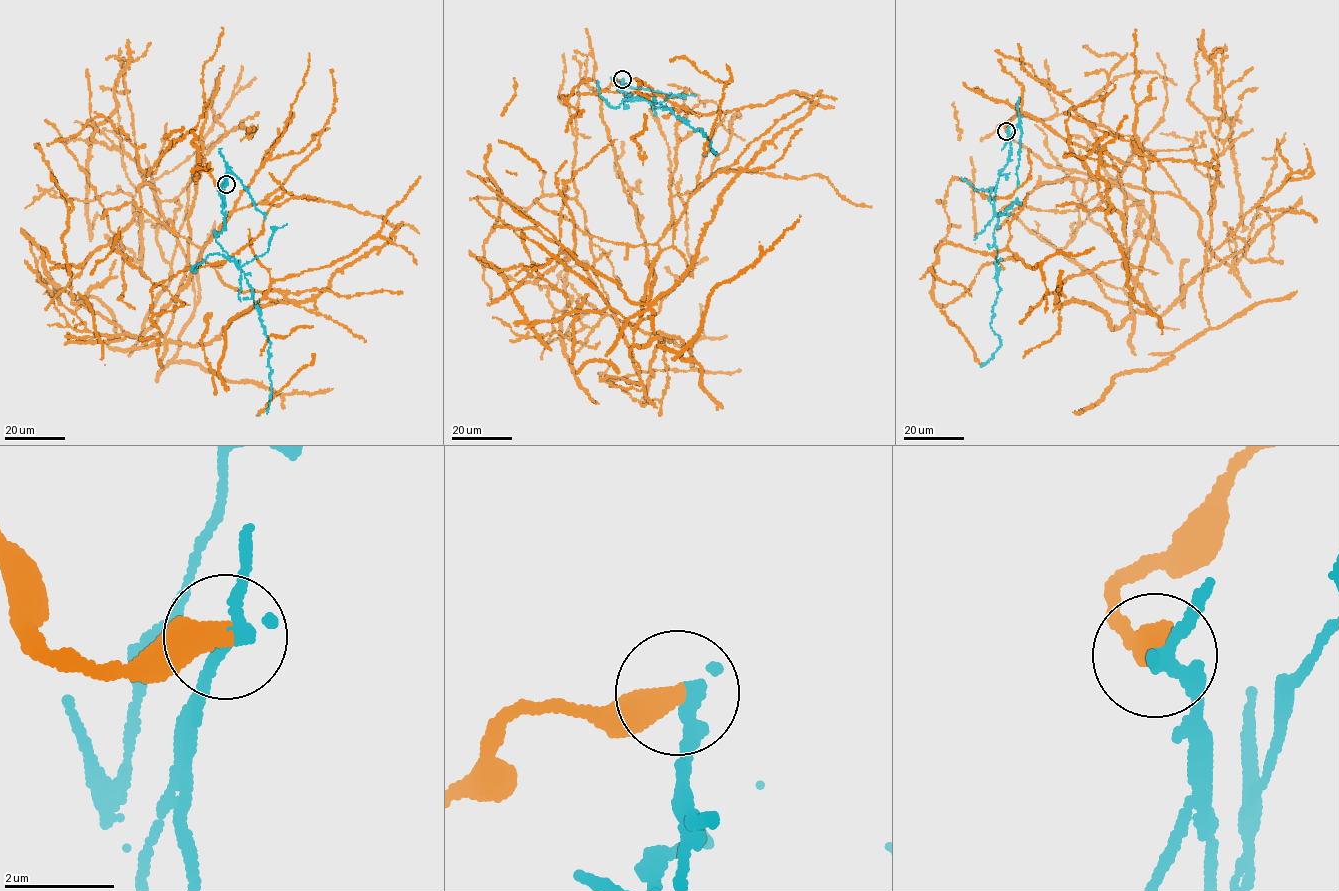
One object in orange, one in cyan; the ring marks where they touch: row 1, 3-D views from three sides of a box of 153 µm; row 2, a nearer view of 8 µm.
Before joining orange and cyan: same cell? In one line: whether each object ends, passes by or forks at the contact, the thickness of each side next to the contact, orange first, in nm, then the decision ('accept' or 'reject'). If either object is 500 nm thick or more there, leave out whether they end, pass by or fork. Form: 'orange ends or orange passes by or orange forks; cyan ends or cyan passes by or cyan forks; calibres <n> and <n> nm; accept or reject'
orange ends; cyan passes by; calibres 480 and 260 nm; reject

